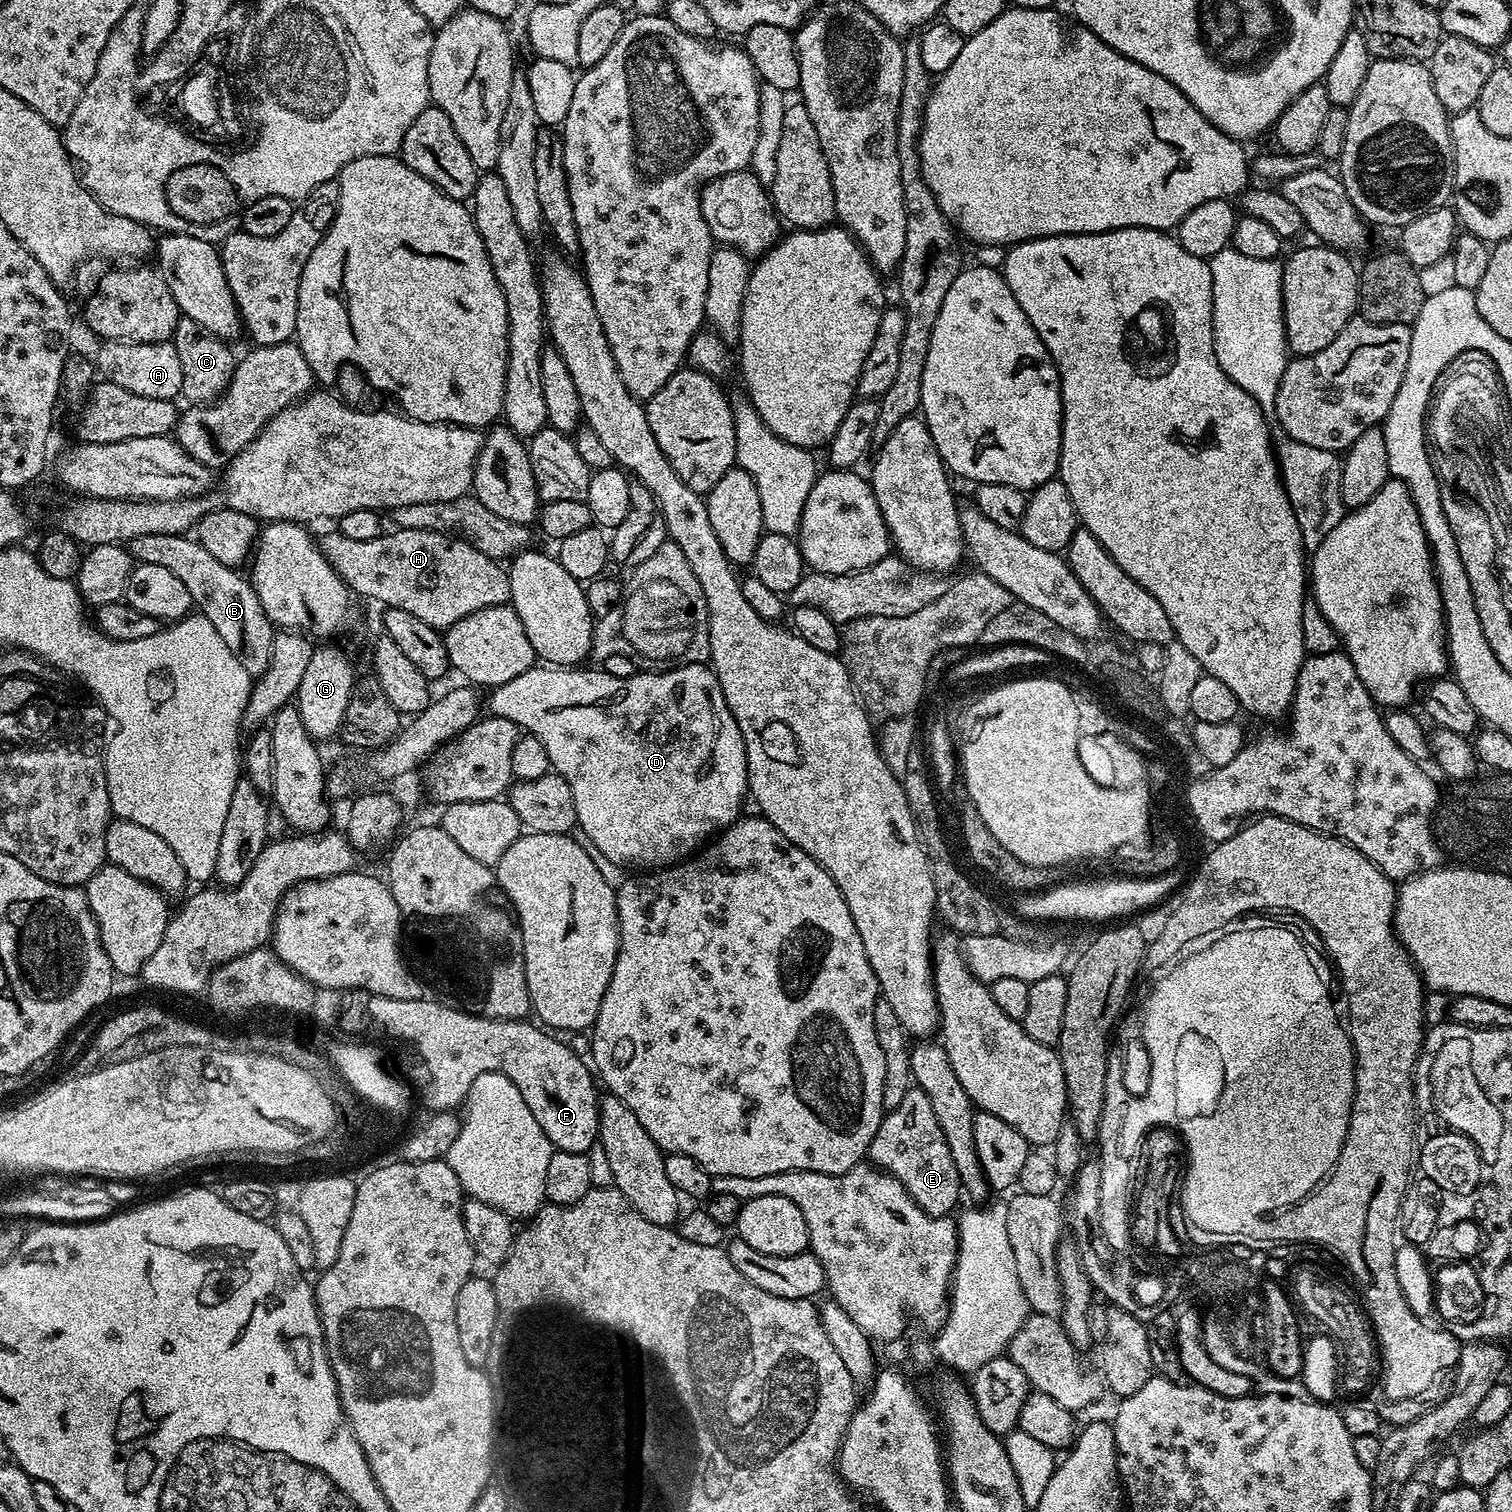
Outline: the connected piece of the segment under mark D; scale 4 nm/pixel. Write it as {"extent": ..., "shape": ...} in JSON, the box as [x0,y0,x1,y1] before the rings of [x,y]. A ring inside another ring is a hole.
{"extent":[486,664,749,870],"shape":[[[682,664],[679,668],[652,670],[656,672],[638,670],[630,678],[614,678],[614,674],[606,674],[597,669],[595,672],[592,668],[584,667],[588,666],[534,666],[526,670],[526,674],[518,674],[518,678],[510,678],[510,682],[491,689],[487,693],[488,698],[486,696],[487,711],[493,716],[501,716],[514,722],[517,728],[536,736],[542,746],[546,746],[546,754],[550,754],[552,763],[551,771],[561,776],[566,786],[570,786],[570,794],[574,794],[574,810],[579,831],[584,831],[583,839],[601,857],[604,855],[612,864],[632,868],[628,870],[659,870],[693,855],[709,837],[723,832],[738,819],[744,796],[746,800],[749,795],[746,746],[742,742],[738,722],[734,722],[734,714],[730,714],[726,706],[726,698],[718,686],[718,678],[711,667],[704,664]]]}

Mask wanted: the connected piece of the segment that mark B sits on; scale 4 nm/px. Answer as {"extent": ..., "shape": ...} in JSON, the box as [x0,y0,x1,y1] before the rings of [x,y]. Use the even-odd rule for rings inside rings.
{"extent":[126,534,274,678],"shape":[[[142,534],[140,538],[127,541],[126,547],[136,564],[153,564],[162,566],[165,570],[170,570],[170,574],[178,574],[182,586],[186,586],[186,591],[190,594],[193,605],[198,609],[199,615],[210,618],[210,623],[214,625],[214,630],[222,634],[222,642],[230,646],[230,654],[242,662],[242,670],[246,670],[253,678],[263,677],[264,671],[268,668],[270,658],[270,646],[274,635],[274,625],[272,619],[262,610],[262,602],[258,594],[252,588],[247,579],[244,580],[239,575],[237,569],[226,566],[206,550],[206,546],[200,544],[199,539],[191,535],[181,534]]]}

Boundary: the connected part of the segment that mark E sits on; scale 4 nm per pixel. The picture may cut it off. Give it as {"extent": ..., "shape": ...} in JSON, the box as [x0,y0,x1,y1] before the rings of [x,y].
{"extent":[867,1088,962,1216],"shape":[[[909,1088],[898,1106],[885,1111],[878,1134],[874,1134],[874,1142],[868,1147],[867,1159],[881,1172],[888,1172],[902,1182],[906,1194],[910,1194],[926,1214],[952,1216],[957,1211],[960,1196],[962,1200],[958,1166],[954,1166],[954,1158],[950,1158],[950,1146],[946,1146],[946,1137],[942,1135],[942,1126],[938,1126],[930,1098],[926,1098],[920,1088]]]}

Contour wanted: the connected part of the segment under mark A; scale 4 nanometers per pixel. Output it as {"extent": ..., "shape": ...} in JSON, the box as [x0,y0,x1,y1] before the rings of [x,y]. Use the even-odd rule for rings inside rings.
{"extent":[94,340,182,400],"shape":[[[105,340],[94,355],[94,368],[107,383],[122,386],[130,394],[142,394],[142,398],[176,400],[182,390],[182,367],[175,346],[162,344],[123,344],[121,340]]]}

